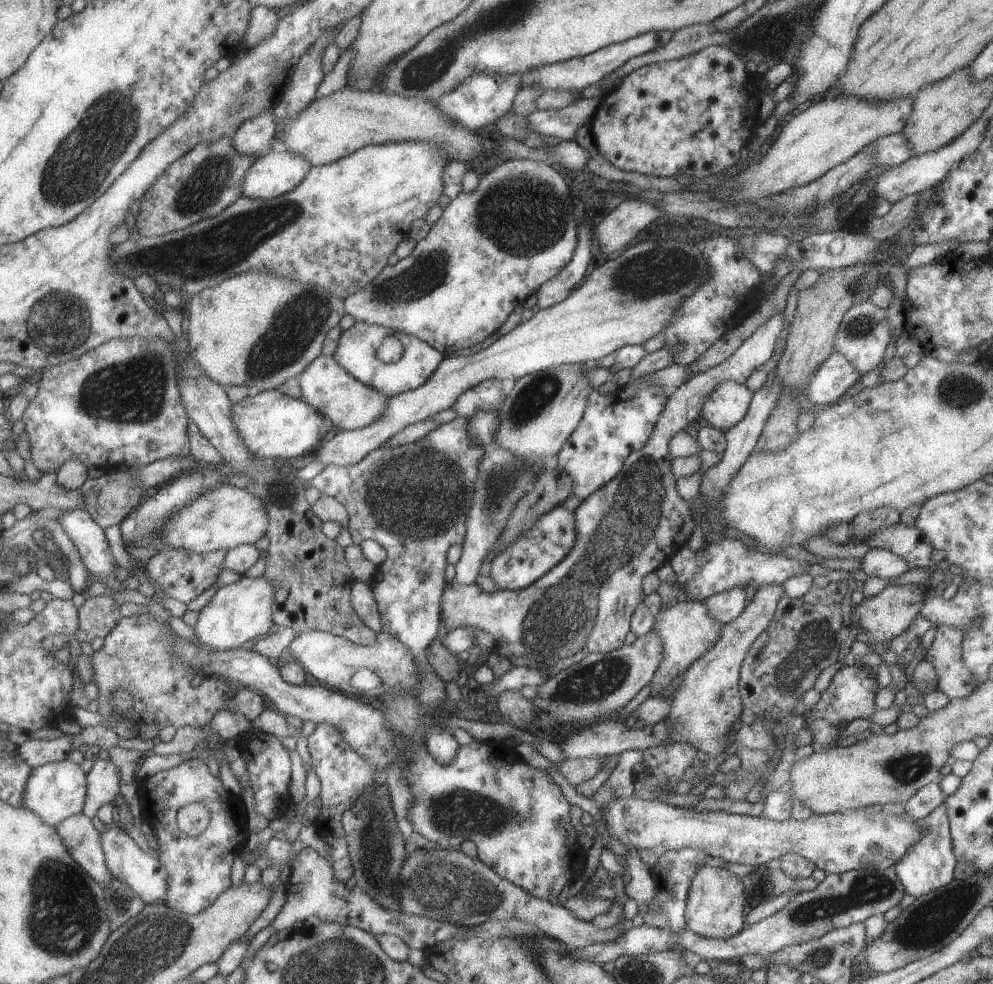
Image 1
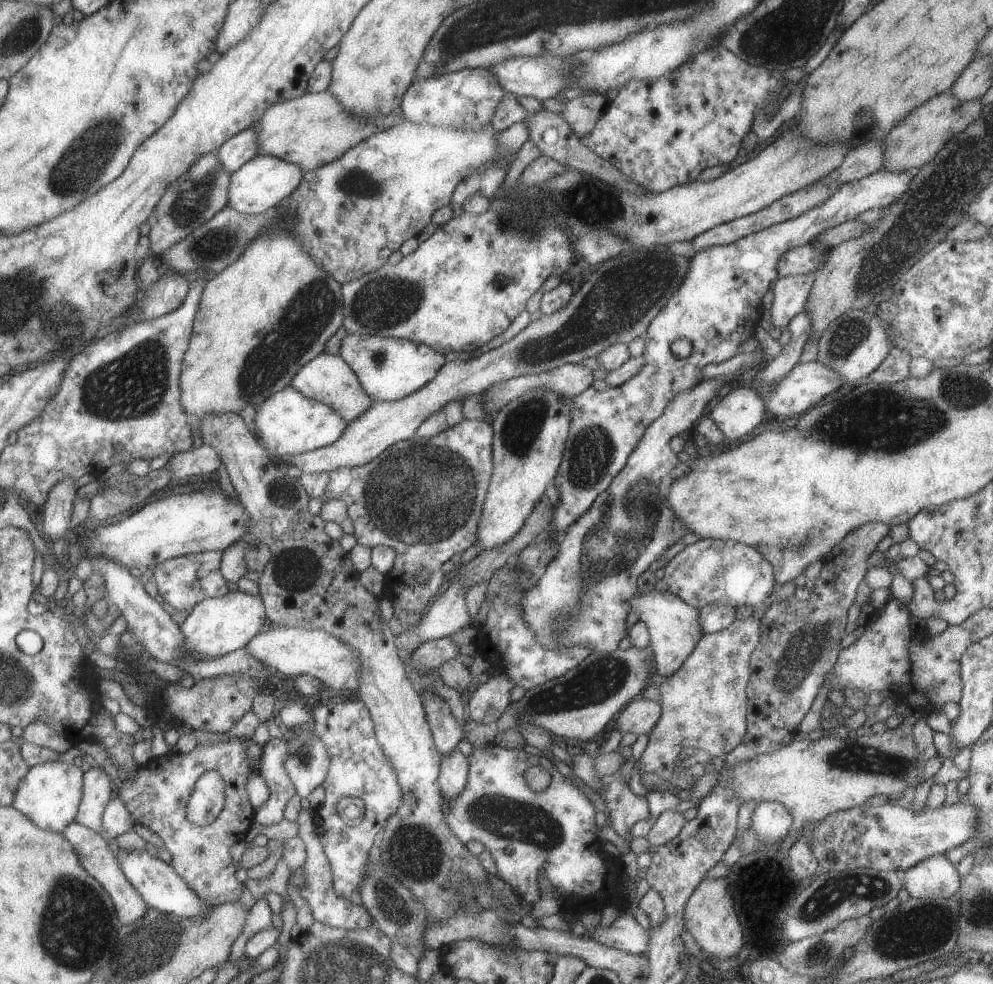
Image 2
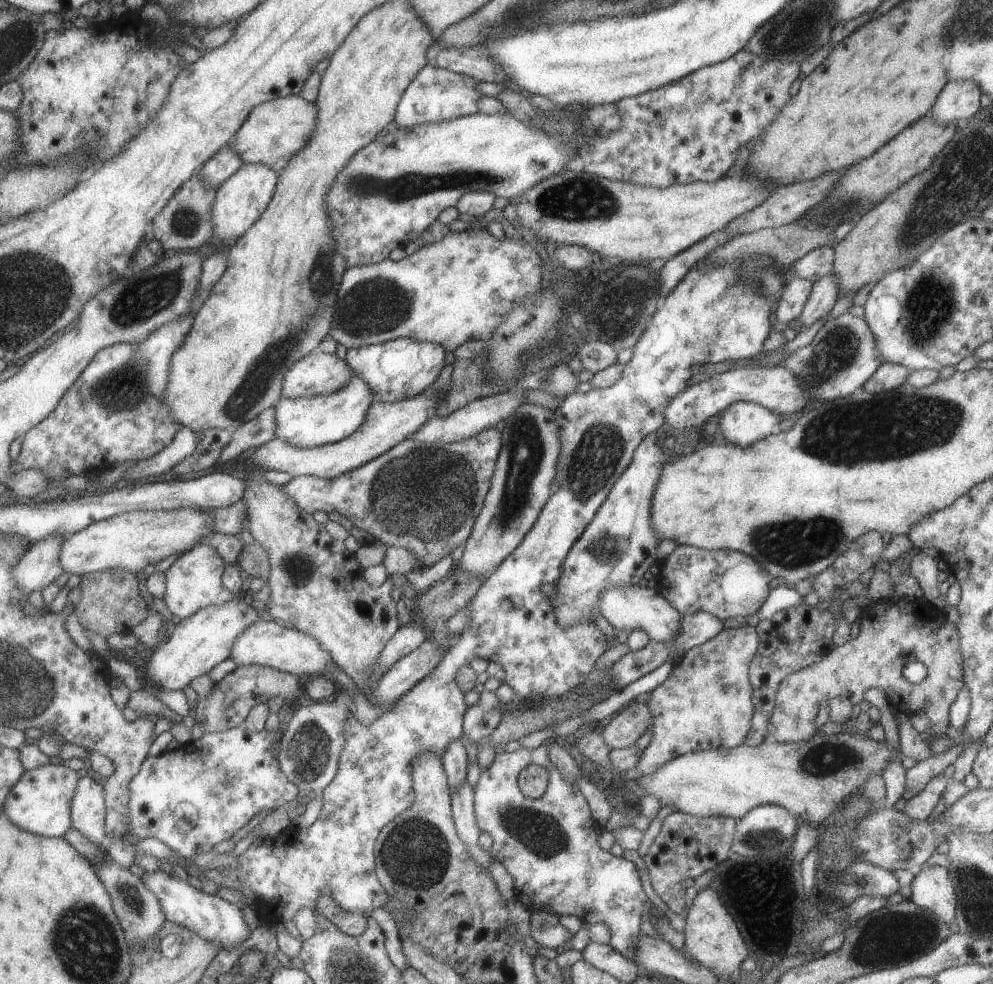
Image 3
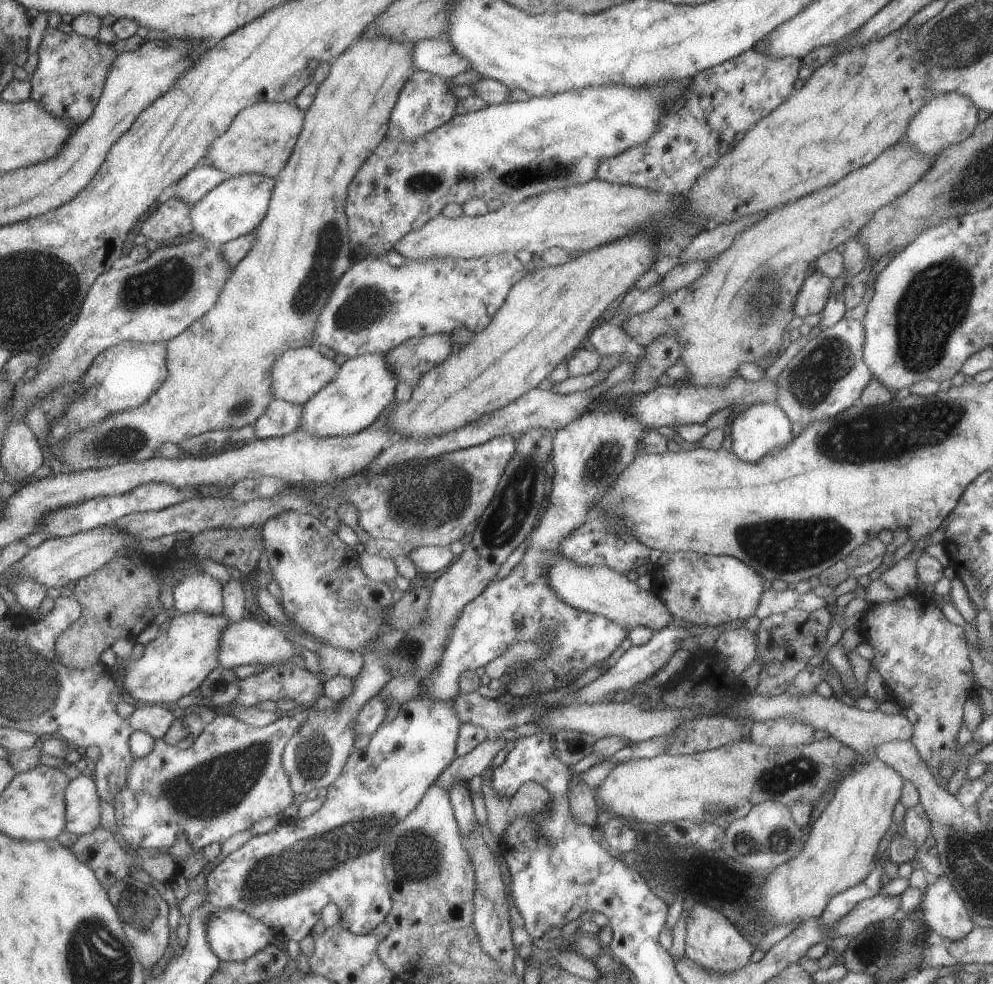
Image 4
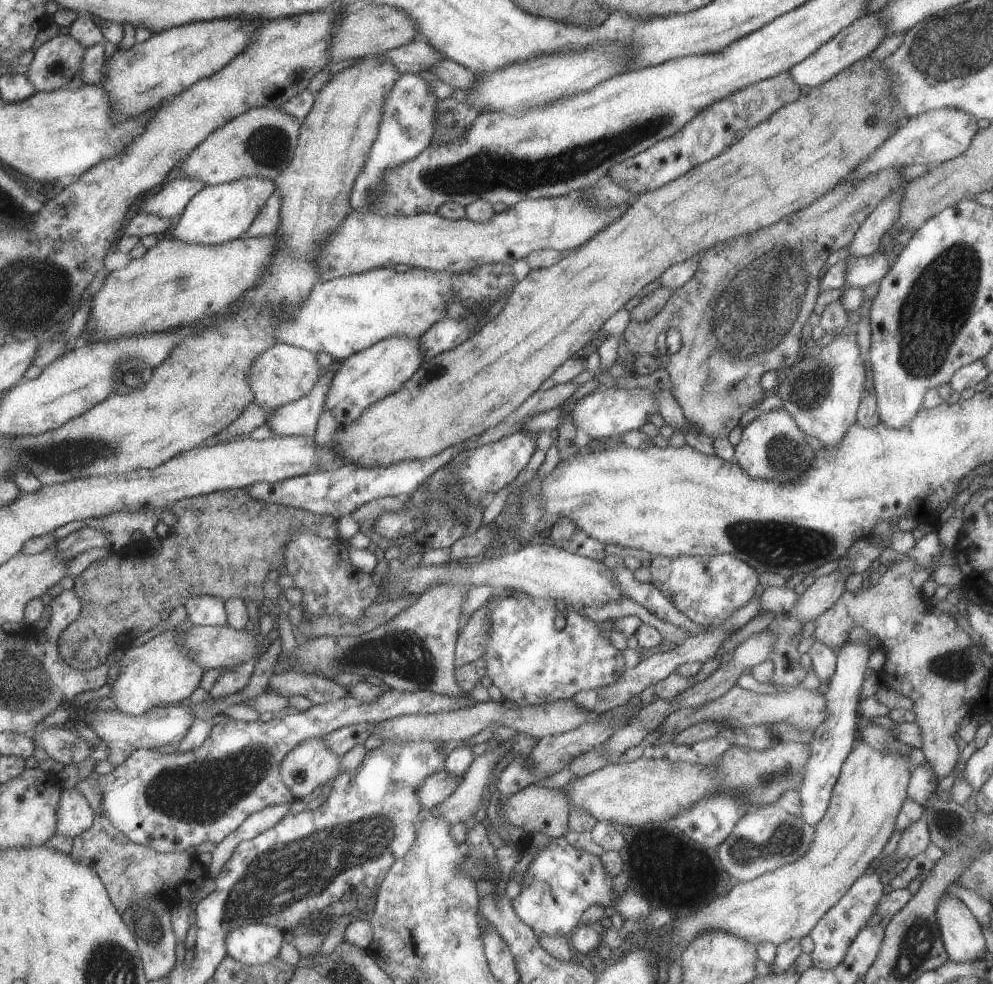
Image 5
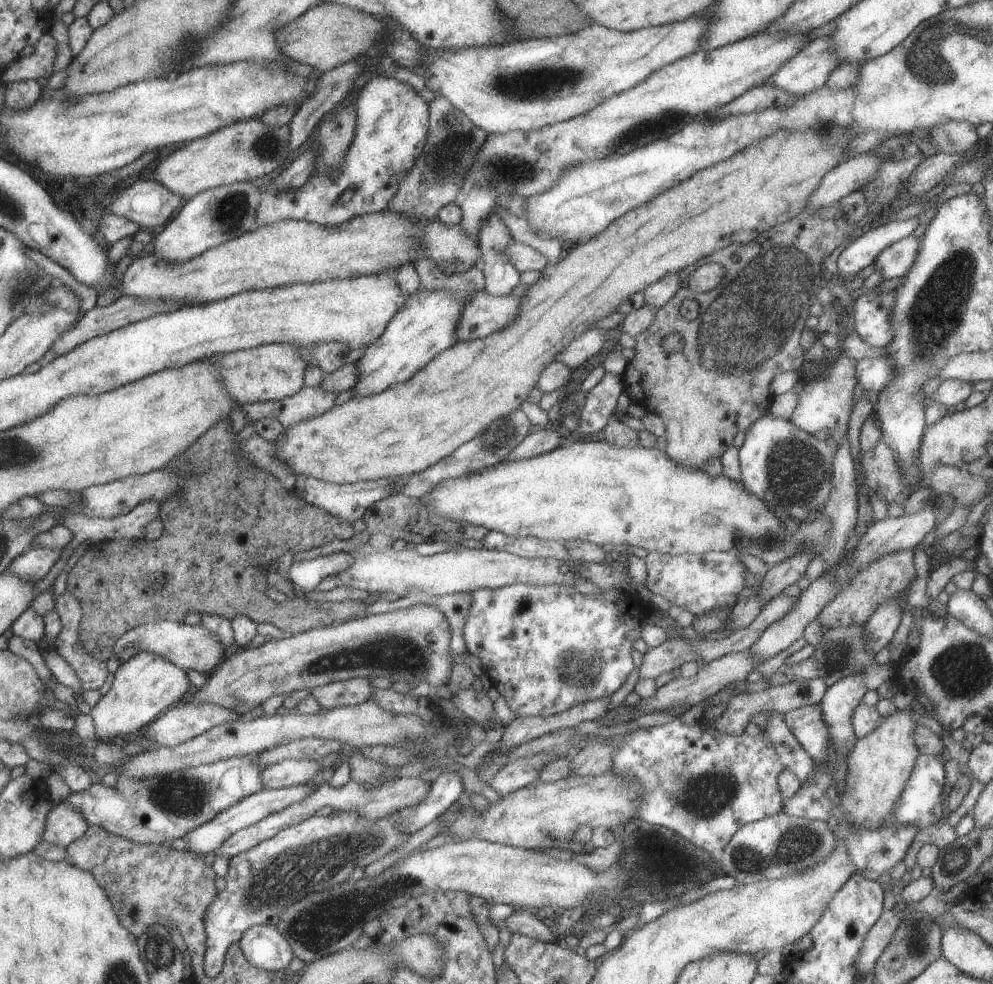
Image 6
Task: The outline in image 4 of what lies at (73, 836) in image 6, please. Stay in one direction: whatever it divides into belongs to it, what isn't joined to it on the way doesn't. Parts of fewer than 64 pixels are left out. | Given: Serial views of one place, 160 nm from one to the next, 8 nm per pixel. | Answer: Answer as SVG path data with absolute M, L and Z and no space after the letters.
M88 773L69 781L64 790L65 828L75 836L91 834L100 826L100 798Z

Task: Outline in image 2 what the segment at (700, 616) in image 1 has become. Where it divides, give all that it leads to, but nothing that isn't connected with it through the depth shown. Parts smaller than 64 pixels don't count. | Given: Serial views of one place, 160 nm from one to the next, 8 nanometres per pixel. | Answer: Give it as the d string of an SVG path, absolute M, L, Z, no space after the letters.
M668 591L640 593L630 601L629 606L630 611L636 613L638 621L643 622L648 631L648 646L654 653L656 680L673 675L691 655L695 644L698 644L703 635L698 623L698 610Z

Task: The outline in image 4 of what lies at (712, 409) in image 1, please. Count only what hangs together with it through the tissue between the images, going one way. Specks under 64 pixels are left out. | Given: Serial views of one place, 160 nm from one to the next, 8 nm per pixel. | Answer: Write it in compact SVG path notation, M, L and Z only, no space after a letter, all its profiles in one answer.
M759 403L748 405L745 410L732 416L728 422L731 437L730 450L739 460L745 462L756 463L767 451L772 448L782 447L793 439L790 420L777 404Z

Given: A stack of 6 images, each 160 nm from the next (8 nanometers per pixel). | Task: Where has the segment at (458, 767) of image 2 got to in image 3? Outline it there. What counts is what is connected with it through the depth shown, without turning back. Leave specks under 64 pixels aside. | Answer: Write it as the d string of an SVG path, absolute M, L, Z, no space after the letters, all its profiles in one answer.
M465 780L456 786L456 791L449 790L451 814L458 837L465 843L468 855L489 873L487 868L490 855L478 845L481 832L474 821L472 786Z

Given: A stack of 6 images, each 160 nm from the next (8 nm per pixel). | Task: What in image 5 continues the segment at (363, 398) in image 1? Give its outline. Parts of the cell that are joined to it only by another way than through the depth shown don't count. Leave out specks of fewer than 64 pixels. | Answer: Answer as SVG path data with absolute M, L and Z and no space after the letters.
M276 343L259 352L247 370L247 380L253 394L253 401L261 408L273 410L302 398L311 390L319 376L333 370L332 366L321 368L313 353L284 343Z

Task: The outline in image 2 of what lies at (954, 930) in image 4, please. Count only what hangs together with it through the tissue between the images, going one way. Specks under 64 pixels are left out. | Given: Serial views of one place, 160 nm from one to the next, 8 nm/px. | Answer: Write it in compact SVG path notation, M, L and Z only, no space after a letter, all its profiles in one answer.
M945 853L933 854L902 872L902 886L910 898L945 899L958 892L960 878L956 866L951 864Z

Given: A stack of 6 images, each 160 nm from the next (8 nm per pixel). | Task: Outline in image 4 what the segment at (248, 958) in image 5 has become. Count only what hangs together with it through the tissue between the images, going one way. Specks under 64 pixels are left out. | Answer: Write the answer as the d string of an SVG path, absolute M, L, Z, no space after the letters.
M219 909L208 916L205 925L206 941L220 961L245 961L257 954L273 936L271 929L237 909Z

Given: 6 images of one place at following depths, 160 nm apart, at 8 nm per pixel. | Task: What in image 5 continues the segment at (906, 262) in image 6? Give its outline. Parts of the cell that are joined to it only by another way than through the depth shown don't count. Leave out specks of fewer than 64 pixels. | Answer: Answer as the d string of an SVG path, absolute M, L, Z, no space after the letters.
M876 251L868 256L849 256L845 264L845 282L849 287L866 288L879 284L879 281L893 264L893 258L888 262L888 256L883 251Z

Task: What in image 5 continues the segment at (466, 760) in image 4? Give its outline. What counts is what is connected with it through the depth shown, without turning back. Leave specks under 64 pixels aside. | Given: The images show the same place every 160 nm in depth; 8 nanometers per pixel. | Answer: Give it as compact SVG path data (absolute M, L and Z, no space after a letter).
M433 772L417 788L417 800L421 809L437 807L453 790L459 786L462 776L453 776L449 772Z

